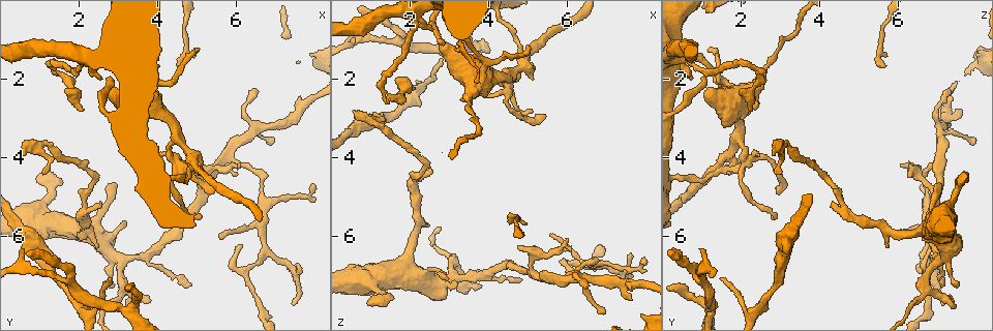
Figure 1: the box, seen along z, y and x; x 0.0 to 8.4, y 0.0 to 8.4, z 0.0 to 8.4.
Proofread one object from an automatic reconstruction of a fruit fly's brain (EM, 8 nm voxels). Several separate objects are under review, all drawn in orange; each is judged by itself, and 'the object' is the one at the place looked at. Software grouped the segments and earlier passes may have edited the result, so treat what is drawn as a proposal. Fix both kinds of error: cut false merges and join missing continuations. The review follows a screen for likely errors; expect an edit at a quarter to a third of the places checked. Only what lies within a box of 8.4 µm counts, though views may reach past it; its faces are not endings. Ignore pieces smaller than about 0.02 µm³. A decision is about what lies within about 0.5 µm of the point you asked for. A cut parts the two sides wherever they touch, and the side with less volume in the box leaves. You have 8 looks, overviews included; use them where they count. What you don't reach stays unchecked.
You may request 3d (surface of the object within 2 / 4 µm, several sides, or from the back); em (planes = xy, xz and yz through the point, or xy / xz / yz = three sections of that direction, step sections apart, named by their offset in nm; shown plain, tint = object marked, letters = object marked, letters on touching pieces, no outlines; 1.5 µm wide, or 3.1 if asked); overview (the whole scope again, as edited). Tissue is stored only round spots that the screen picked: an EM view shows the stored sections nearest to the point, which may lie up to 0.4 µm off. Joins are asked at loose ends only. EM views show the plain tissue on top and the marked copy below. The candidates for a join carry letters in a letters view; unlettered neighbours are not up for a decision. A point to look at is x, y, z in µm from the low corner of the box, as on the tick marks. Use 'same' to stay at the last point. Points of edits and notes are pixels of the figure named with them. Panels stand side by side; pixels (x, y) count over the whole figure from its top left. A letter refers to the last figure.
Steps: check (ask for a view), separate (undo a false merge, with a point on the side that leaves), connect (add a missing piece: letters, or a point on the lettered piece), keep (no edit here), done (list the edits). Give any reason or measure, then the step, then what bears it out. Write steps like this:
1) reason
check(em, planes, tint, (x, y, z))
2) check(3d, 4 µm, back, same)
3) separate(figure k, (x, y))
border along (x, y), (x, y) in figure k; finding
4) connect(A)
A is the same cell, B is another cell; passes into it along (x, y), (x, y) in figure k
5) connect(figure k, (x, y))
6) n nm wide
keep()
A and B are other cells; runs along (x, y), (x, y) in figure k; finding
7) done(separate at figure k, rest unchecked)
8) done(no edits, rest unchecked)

thin end
check(3d, 2 µm, (5.00, 1.30, 1.20))

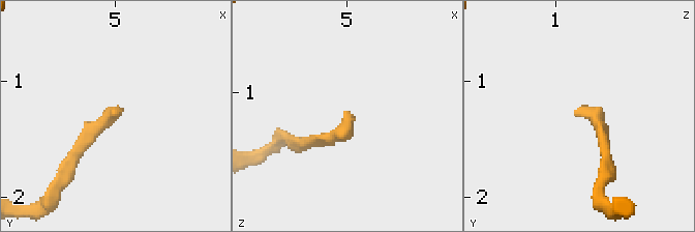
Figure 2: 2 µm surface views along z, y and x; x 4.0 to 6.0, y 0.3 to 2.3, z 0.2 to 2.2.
shape alone is not enough
check(em, xz, step 4, tint, (5.00, 1.32, 1.16))

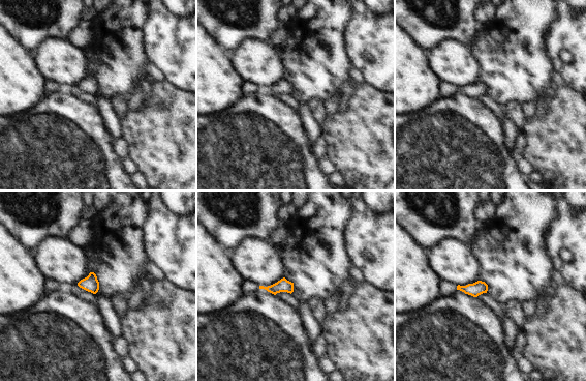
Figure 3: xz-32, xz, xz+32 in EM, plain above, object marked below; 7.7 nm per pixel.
another direction
check(em, planes, letters, same)

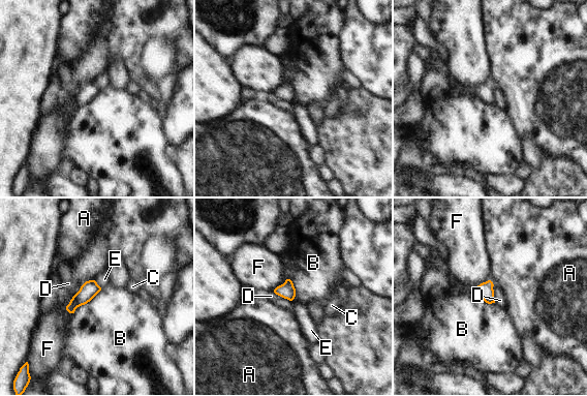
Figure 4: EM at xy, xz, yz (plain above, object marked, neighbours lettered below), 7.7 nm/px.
B touches over 300 nm
keep()
A, B, C, D, E and F are other cells; border along (101, 288), (73, 313) in figure 4; no lettered piece goes on from it

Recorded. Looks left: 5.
thick turns thin
check(em, planes, letters, (3.45, 1.65, 2.65))

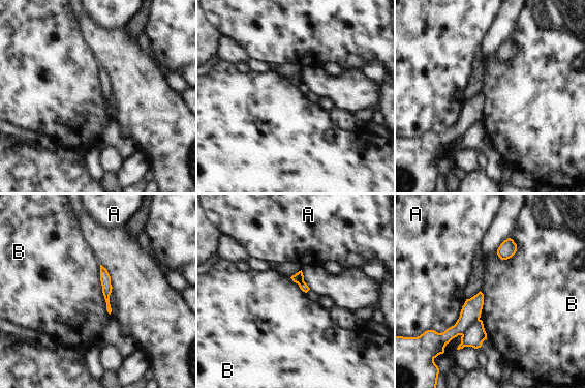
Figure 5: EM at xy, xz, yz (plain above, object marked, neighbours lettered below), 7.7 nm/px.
separate(figure 5, (470, 312))
A and B are other cells; border along (479, 319), (464, 331) in figure 5; a second neuron is stuck on

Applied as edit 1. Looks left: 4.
free end
check(em, yz, step 8, tint, (2.85, 7.05, 1.50))

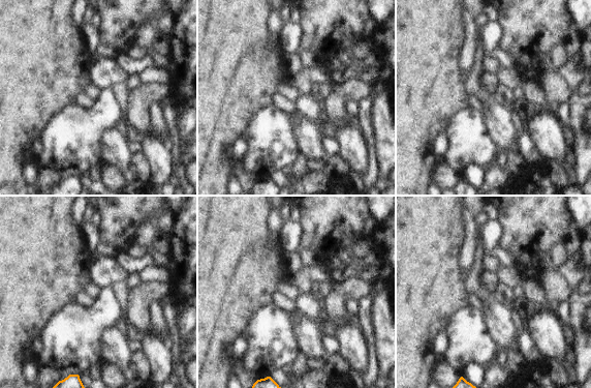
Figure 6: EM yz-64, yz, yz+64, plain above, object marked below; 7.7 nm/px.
another direction
check(em, planes, letters, same)

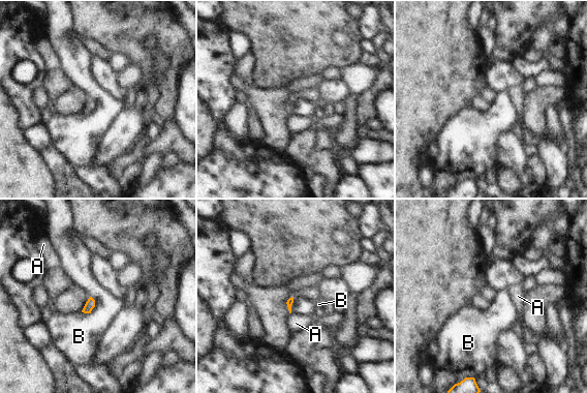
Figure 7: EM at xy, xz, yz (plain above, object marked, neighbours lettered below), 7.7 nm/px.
B touches over 160 nm
keep()
A and B are other cells; border along (90, 296), (94, 307), (84, 313) in figure 7; no lettered piece goes on from it

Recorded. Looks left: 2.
done(separate at figure 5, rest unchecked)

